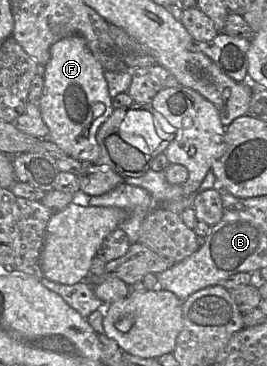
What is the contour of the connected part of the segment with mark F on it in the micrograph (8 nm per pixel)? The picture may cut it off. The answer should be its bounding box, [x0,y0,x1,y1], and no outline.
[39,35,114,164]

